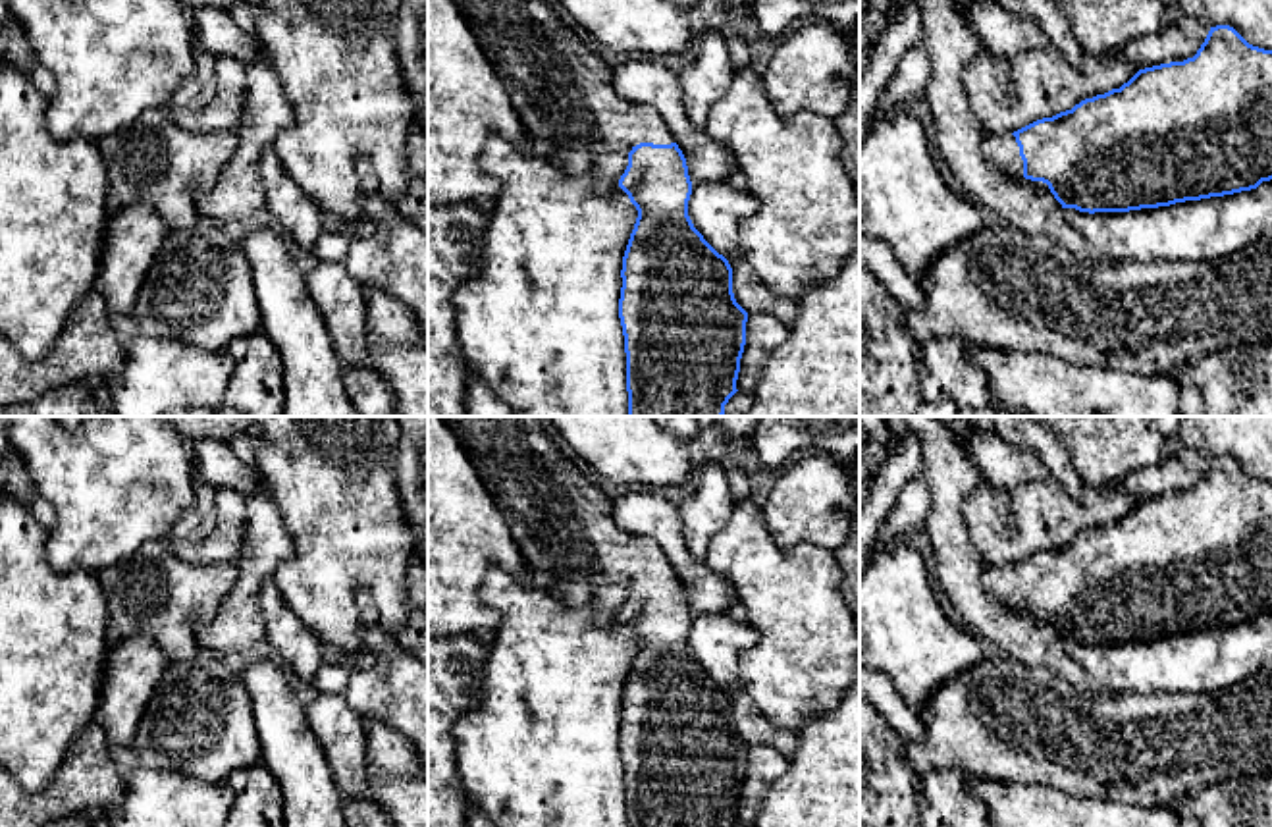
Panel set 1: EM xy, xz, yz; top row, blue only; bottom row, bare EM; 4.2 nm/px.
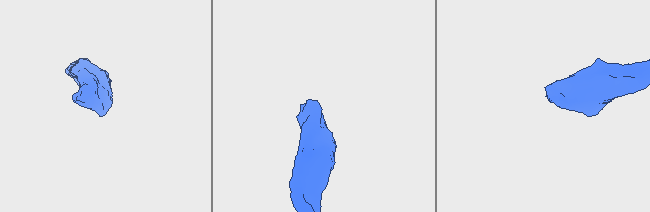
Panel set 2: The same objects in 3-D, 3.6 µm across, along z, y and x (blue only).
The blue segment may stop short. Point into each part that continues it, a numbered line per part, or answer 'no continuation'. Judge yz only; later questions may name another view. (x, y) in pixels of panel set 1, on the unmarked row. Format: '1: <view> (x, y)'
1: yz (1001, 583)

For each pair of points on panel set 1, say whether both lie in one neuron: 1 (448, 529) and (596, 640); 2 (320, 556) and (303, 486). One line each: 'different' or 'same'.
1: different
2: same

